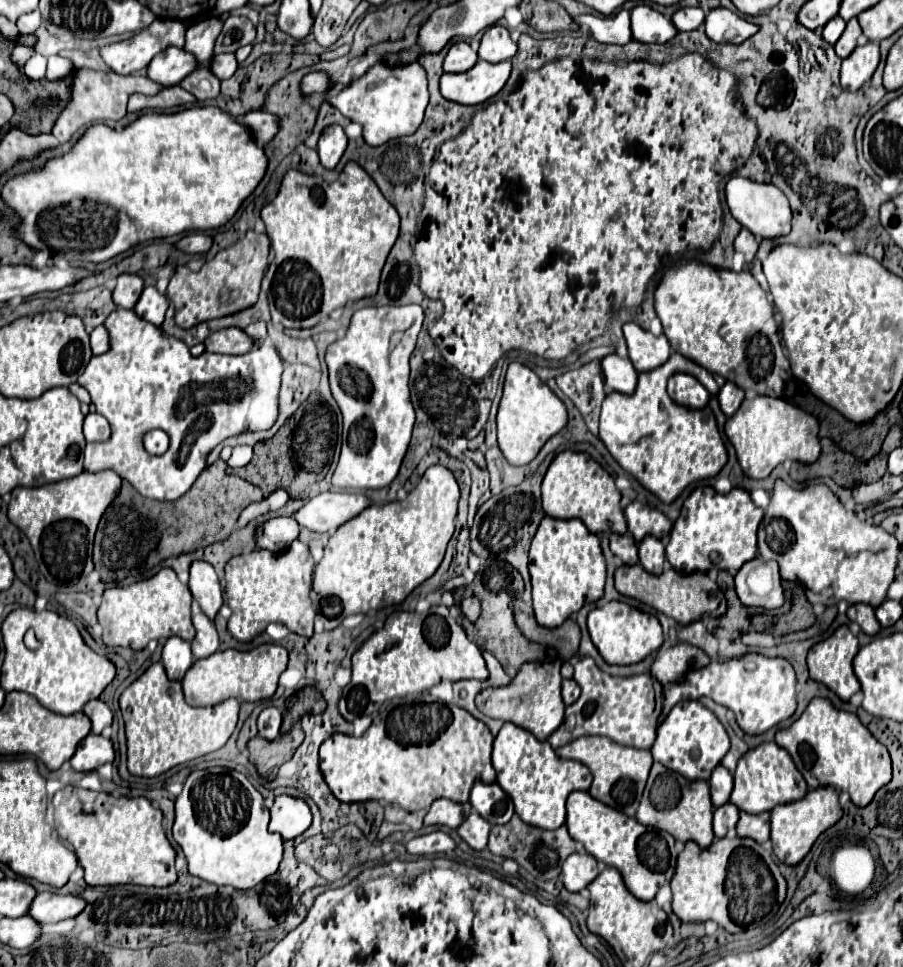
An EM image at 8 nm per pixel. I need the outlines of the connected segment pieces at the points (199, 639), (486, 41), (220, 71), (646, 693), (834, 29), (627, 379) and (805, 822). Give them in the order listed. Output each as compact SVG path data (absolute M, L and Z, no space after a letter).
M196 601L192 603L192 623L196 627L196 637L192 639L192 653L196 659L204 659L218 651L218 631L214 621L208 619Z
M492 25L486 29L482 41L480 41L480 59L488 61L488 63L500 63L506 59L512 59L516 55L518 47L516 43L510 39L510 33L506 27L502 25Z
M220 53L212 59L210 63L210 69L212 73L218 77L218 79L230 79L236 69L238 69L238 61L236 61L236 55L234 53Z
M592 657L574 663L574 681L580 685L582 695L576 703L566 707L564 723L550 735L548 743L558 749L584 735L604 735L628 747L650 749L656 739L656 725L662 713L662 685L648 673L614 677L598 669Z
M834 17L832 21L828 21L828 25L824 27L824 39L834 45L840 39L840 33L844 33L844 19L842 17Z
M616 353L606 355L602 359L602 375L604 383L618 393L634 393L636 381L638 381L638 371L634 369L630 359L622 359Z
M818 787L806 793L804 799L796 803L784 803L776 805L772 811L772 843L774 843L774 853L780 861L786 865L798 865L806 853L812 849L814 841L824 833L828 827L840 821L842 817L842 807L838 803L838 791L832 787Z

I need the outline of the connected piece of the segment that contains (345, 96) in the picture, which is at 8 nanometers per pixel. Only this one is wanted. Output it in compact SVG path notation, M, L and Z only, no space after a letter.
M378 59L362 77L354 79L350 85L344 85L334 95L330 95L332 87L334 87L334 83L328 73L312 71L302 77L300 93L302 95L320 93L344 117L362 125L364 141L372 147L382 145L396 137L412 135L420 127L428 99L430 99L428 77L424 73L424 67L418 61L408 63L408 65L388 67L388 63L384 59Z

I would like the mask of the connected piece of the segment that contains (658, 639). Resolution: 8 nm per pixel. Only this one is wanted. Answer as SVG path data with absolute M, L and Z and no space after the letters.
M610 601L604 607L592 609L588 615L588 631L596 649L610 665L638 663L646 659L650 653L658 651L662 645L662 625L656 619L656 615L644 613L638 607L620 601Z

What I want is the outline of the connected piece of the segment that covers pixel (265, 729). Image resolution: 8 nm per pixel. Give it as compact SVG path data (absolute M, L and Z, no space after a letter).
M266 707L258 717L258 735L266 739L276 739L282 725L282 713L276 707Z

